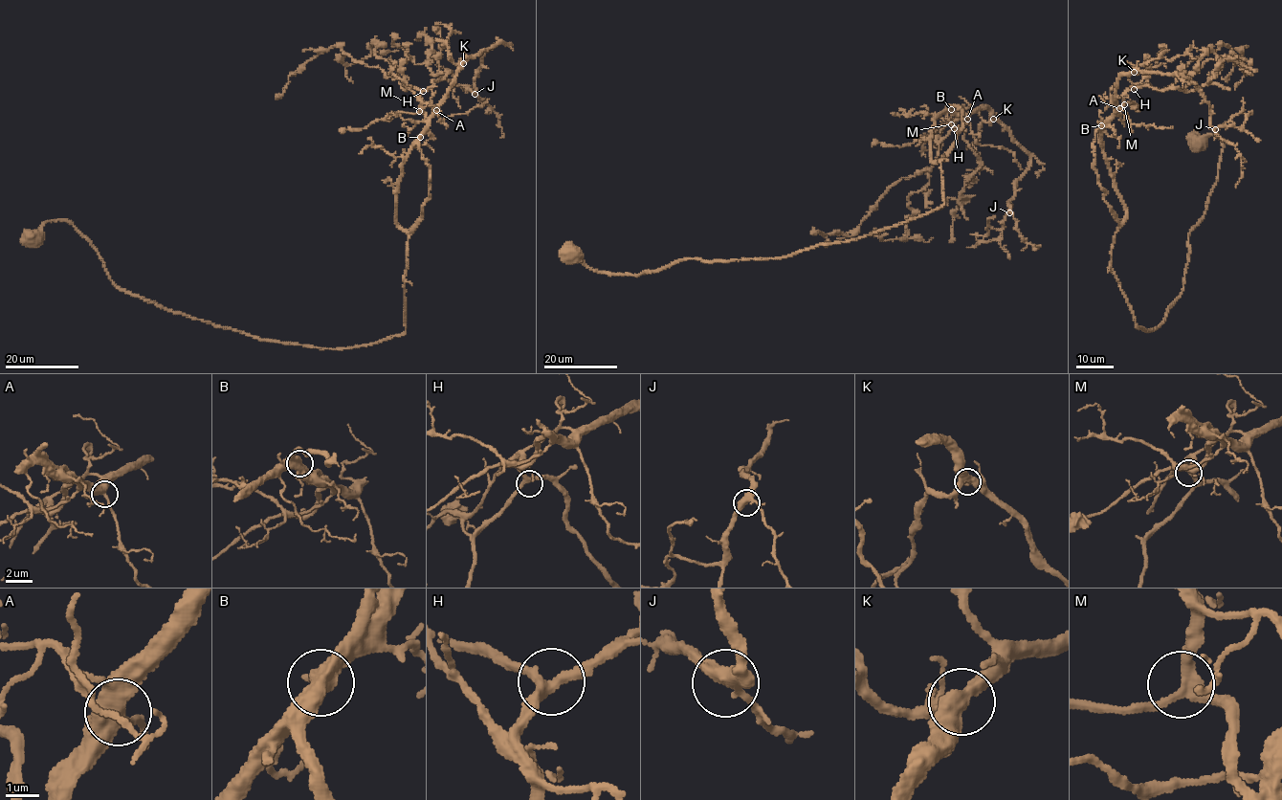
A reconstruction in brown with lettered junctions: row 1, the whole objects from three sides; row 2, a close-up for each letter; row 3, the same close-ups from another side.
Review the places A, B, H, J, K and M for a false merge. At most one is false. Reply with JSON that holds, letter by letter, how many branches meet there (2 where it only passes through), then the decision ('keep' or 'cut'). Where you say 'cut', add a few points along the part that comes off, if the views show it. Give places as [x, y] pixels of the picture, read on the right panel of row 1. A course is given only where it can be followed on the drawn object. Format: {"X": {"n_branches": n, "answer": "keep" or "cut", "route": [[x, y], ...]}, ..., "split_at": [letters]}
{"A": {"n_branches": 3, "answer": "keep"}, "B": {"n_branches": 3, "answer": "keep"}, "H": {"n_branches": 3, "answer": "keep"}, "J": {"n_branches": 3, "answer": "keep"}, "K": {"n_branches": 3, "answer": "keep"}, "M": {"n_branches": 3, "answer": "keep"}, "split_at": []}

